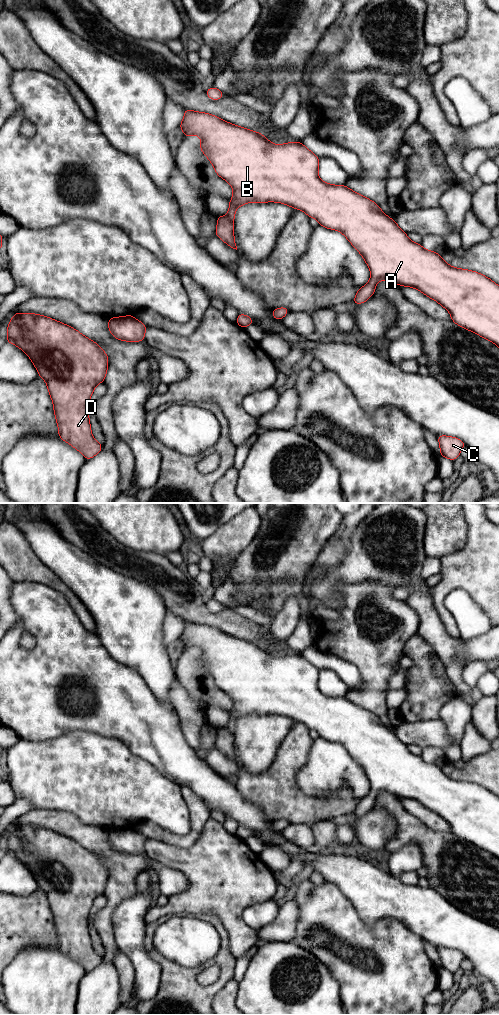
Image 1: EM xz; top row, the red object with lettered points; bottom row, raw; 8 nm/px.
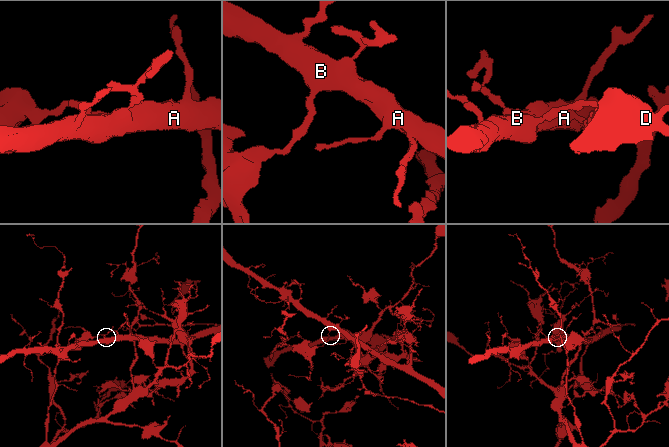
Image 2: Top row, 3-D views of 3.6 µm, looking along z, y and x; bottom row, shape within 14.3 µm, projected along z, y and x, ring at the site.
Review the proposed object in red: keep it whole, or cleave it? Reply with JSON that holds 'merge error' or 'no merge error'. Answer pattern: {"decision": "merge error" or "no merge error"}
{"decision": "merge error"}

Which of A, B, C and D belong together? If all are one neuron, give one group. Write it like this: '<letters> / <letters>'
A B / C D

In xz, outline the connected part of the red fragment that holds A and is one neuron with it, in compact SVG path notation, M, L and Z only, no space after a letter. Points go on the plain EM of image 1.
M188 621L184 622L184 630L179 640L184 644L184 650L190 647L201 649L201 664L212 675L216 686L232 698L233 709L229 713L229 722L226 727L230 733L234 733L237 719L250 714L277 714L301 722L309 730L317 731L320 738L340 743L368 777L371 789L366 797L358 801L352 813L355 817L365 815L375 805L376 796L385 791L399 798L419 802L447 821L451 832L458 838L476 845L499 859L499 798L476 783L450 778L440 766L412 754L407 749L407 745L400 741L393 731L384 726L374 713L354 704L346 697L331 697L322 693L318 688L319 669L306 660L301 653L275 657L256 643L233 637L208 625Z

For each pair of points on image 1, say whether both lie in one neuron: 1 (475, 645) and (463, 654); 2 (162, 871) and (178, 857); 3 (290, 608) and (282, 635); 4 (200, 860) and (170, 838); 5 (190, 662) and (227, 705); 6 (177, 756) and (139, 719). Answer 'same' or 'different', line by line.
1: same
2: different
3: same
4: different
5: same
6: same

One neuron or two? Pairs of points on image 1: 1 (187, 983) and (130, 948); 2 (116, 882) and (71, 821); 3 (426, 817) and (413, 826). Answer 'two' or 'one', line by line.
1: two
2: one
3: two

